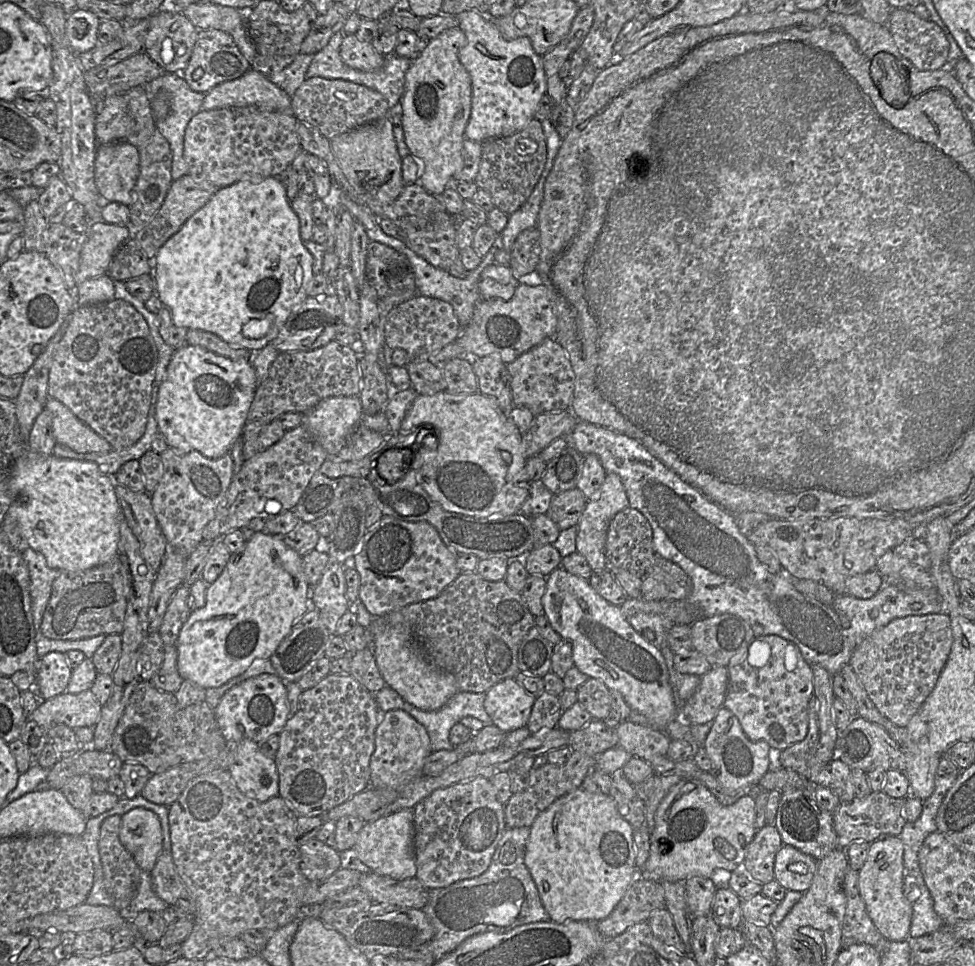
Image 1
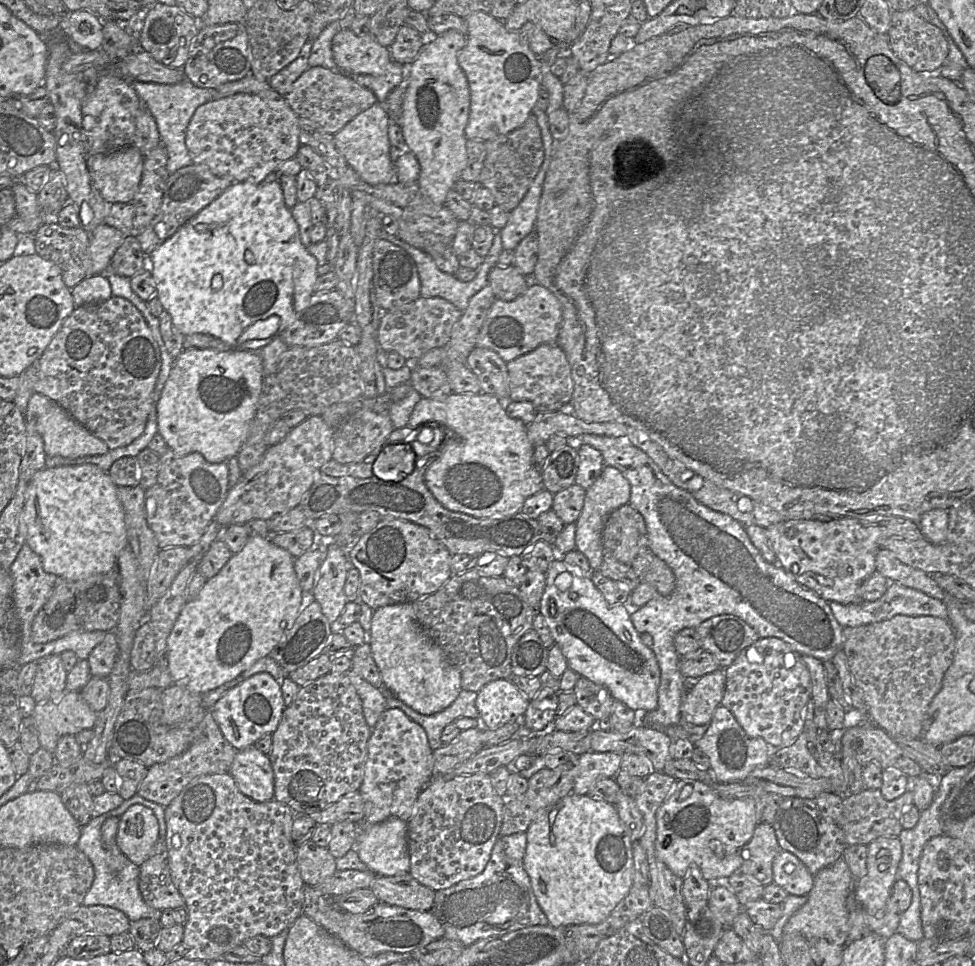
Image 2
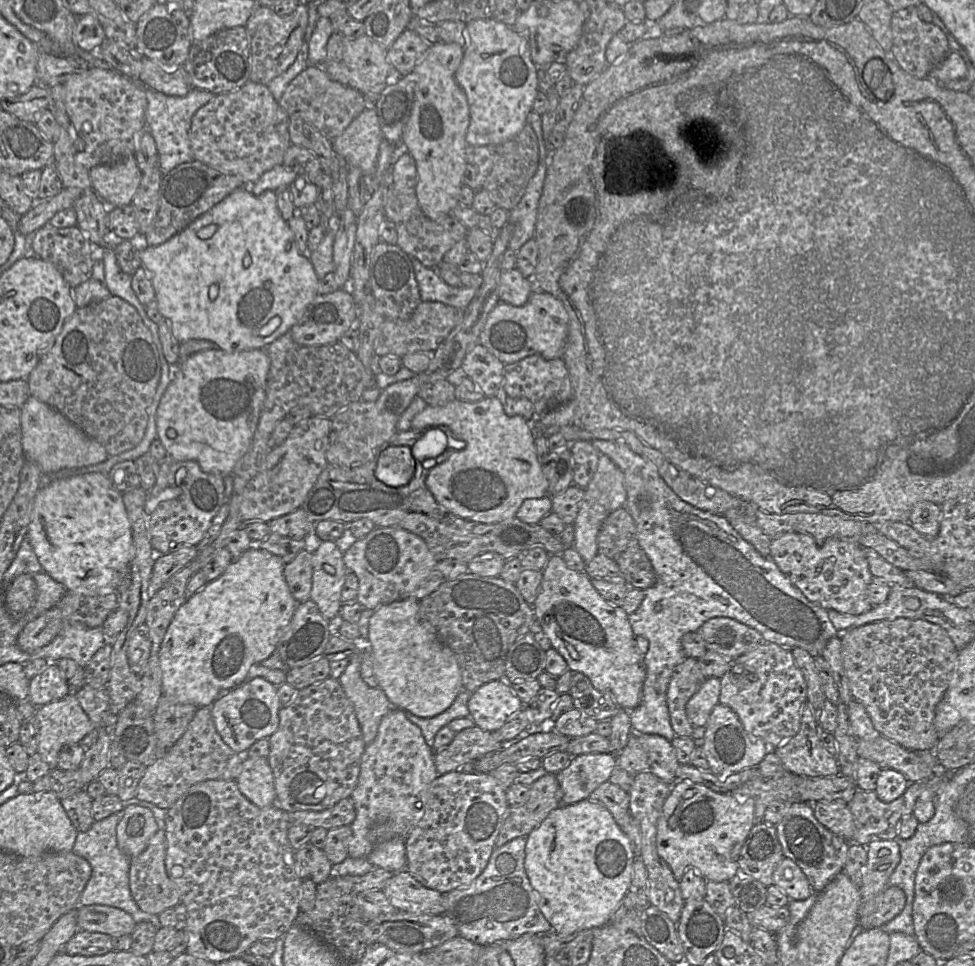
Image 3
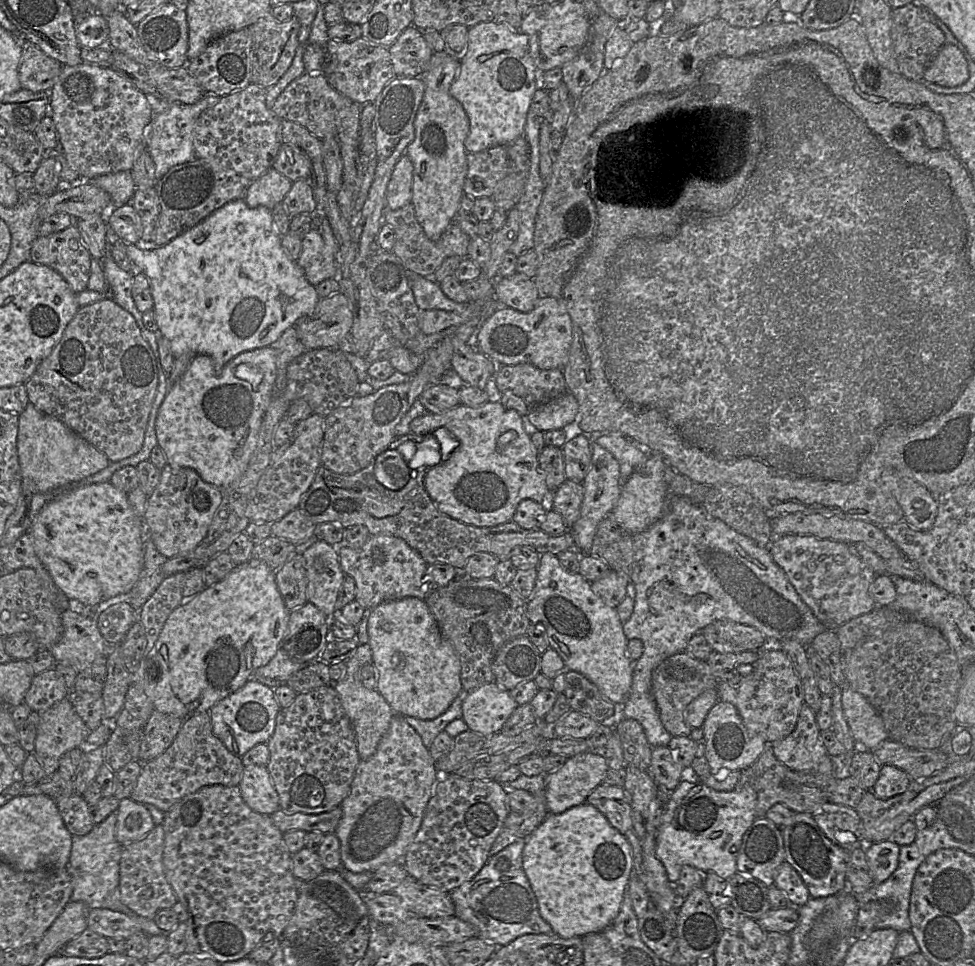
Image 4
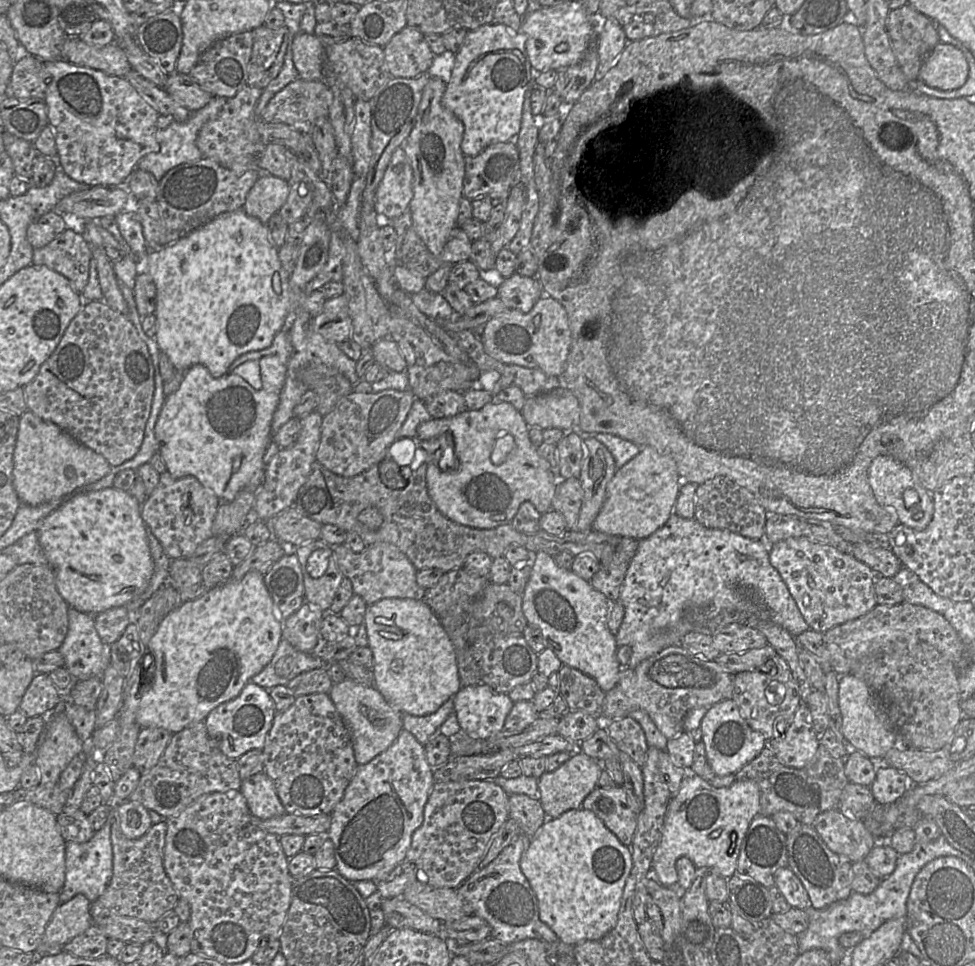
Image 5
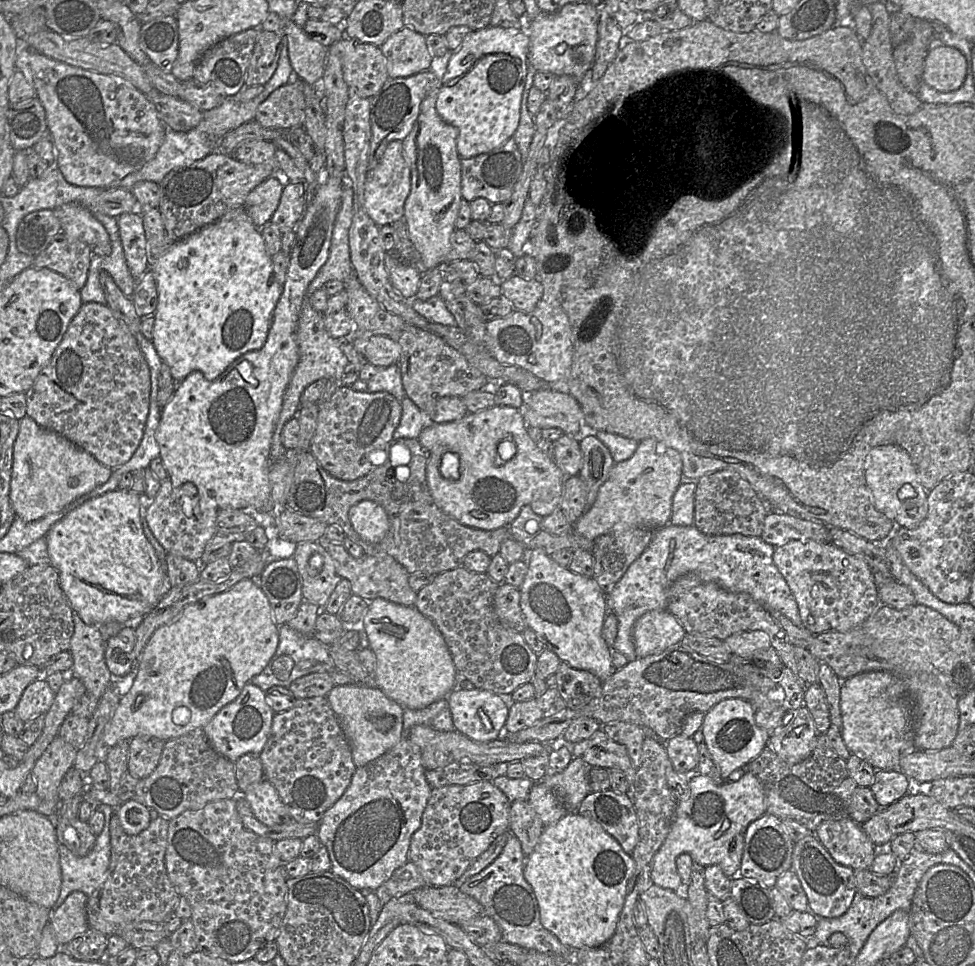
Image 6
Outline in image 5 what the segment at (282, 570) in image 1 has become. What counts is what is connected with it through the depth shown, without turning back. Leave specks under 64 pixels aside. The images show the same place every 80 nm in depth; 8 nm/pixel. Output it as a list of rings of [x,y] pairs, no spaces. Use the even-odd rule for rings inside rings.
[[[253,570],[240,580],[228,580],[202,596],[172,610],[159,624],[149,641],[155,659],[153,680],[142,688],[136,720],[142,728],[159,727],[172,734],[188,725],[204,721],[220,704],[239,695],[250,679],[271,661],[282,638],[279,619],[264,583],[264,575]]]

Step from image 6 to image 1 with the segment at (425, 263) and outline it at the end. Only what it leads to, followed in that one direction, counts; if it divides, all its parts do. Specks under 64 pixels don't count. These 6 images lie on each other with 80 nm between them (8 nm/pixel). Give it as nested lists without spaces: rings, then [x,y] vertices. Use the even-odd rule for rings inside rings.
[[[459,26],[447,29],[426,41],[426,46],[405,74],[402,124],[405,142],[416,157],[424,161],[424,172],[415,182],[428,192],[439,195],[462,166],[465,128],[470,118],[471,77],[459,60],[466,35]]]

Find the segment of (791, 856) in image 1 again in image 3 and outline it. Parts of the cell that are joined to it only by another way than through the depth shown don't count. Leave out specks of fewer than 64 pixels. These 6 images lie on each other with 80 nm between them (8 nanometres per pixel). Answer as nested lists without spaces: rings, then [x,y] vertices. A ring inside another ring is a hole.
[[[784,857],[773,872],[773,885],[778,886],[790,900],[805,900],[813,890],[802,869]]]

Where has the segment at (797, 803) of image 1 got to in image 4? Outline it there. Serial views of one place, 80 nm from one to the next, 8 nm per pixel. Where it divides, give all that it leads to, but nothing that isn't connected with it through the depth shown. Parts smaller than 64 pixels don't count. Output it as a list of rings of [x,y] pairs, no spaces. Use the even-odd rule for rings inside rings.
[[[793,812],[788,824],[779,828],[784,842],[785,861],[799,873],[810,897],[827,897],[839,894],[848,888],[846,871],[849,851],[837,846],[825,836],[815,822],[813,814]]]

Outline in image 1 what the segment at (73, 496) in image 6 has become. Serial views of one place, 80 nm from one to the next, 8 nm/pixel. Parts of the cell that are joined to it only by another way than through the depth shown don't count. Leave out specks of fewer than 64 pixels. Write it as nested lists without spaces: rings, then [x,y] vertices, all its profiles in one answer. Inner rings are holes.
[[[49,397],[45,409],[50,411],[52,416],[52,433],[56,443],[78,453],[108,453],[112,450],[109,442],[78,419],[58,400]]]

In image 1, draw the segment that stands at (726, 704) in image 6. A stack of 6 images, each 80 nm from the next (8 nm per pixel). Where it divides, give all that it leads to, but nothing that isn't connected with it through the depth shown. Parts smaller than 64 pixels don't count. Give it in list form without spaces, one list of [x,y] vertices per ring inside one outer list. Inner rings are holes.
[[[724,706],[718,710],[702,746],[712,762],[712,772],[727,795],[735,795],[737,789],[747,785],[758,784],[770,768],[769,743],[750,740],[737,717]]]

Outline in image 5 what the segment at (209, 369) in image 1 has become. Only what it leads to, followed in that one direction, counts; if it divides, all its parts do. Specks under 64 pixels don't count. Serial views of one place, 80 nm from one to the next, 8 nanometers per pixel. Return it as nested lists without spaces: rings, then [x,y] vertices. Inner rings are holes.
[[[290,312],[286,322],[274,337],[272,344],[263,350],[250,351],[239,356],[228,368],[228,372],[214,378],[203,364],[195,364],[186,370],[179,388],[167,396],[155,424],[155,436],[159,453],[167,471],[173,478],[194,476],[207,489],[211,489],[222,502],[231,502],[245,486],[261,486],[264,482],[266,465],[278,449],[272,440],[272,421],[280,399],[288,362],[291,356],[289,330],[296,319]],[[246,361],[259,364],[262,387],[254,389],[234,369]]]

